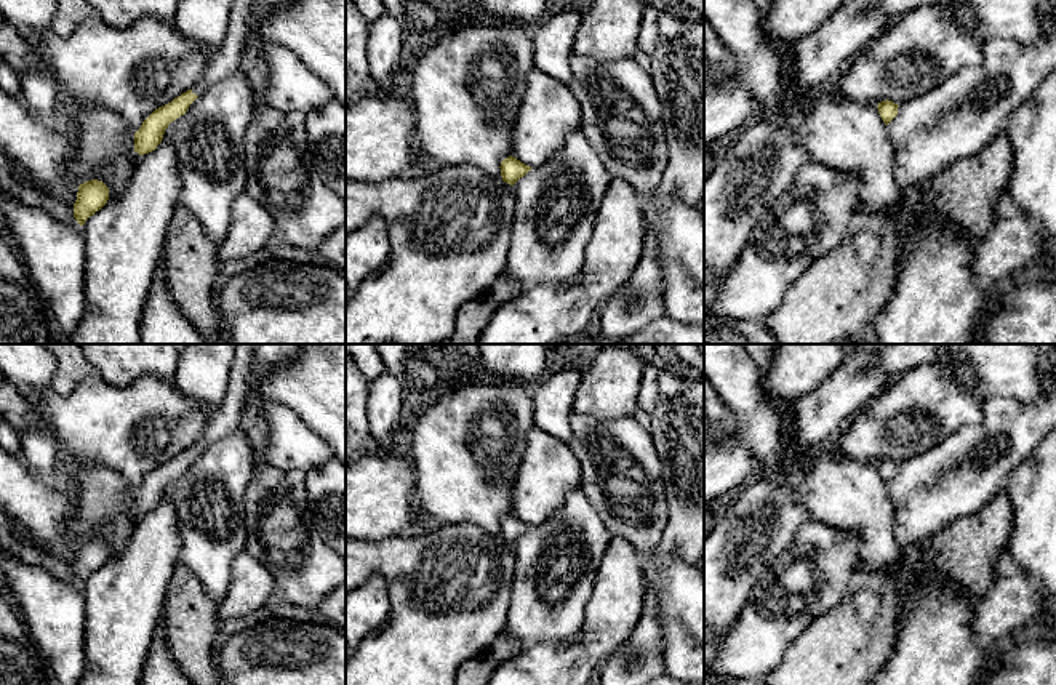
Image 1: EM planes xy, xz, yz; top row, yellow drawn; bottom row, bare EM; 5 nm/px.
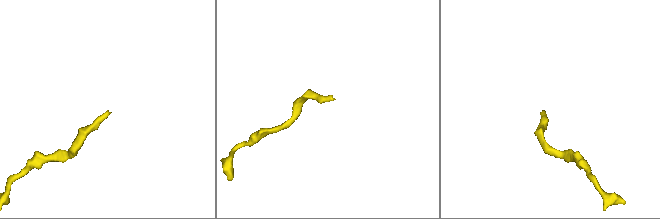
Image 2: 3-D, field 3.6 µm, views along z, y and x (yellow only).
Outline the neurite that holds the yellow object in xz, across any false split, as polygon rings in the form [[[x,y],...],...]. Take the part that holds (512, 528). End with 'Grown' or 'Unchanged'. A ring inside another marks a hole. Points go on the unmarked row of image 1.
[[[512,514],[504,517],[499,527],[502,539],[510,544],[514,544],[520,536],[523,536],[531,528],[531,525],[522,522]]]. Unchanged

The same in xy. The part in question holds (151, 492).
[[[235,344],[229,383],[222,403],[210,413],[205,435],[171,461],[155,467],[134,491],[134,511],[149,512],[162,501],[171,480],[184,474],[189,464],[213,442],[240,432],[242,415],[250,397],[253,344]]]. Grown

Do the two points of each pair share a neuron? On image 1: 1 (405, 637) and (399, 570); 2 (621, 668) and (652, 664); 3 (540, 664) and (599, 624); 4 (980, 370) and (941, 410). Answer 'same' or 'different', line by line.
1: same
2: same
3: same
4: different

